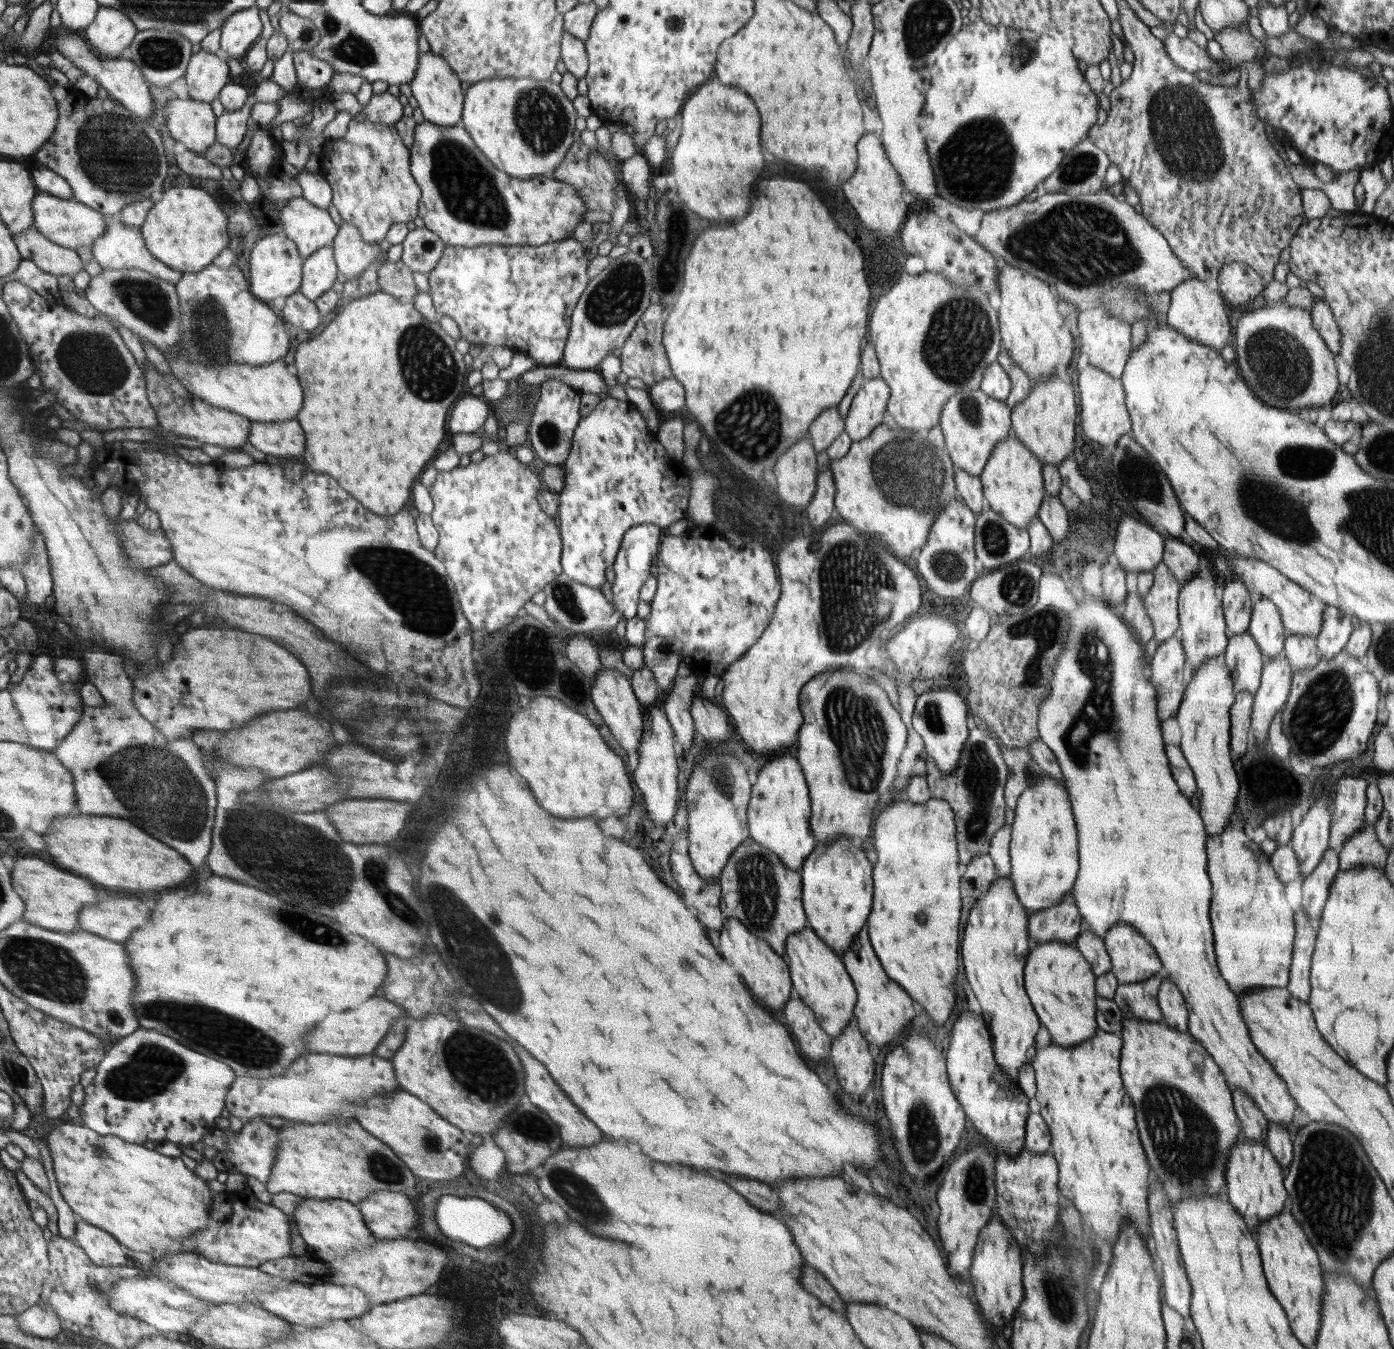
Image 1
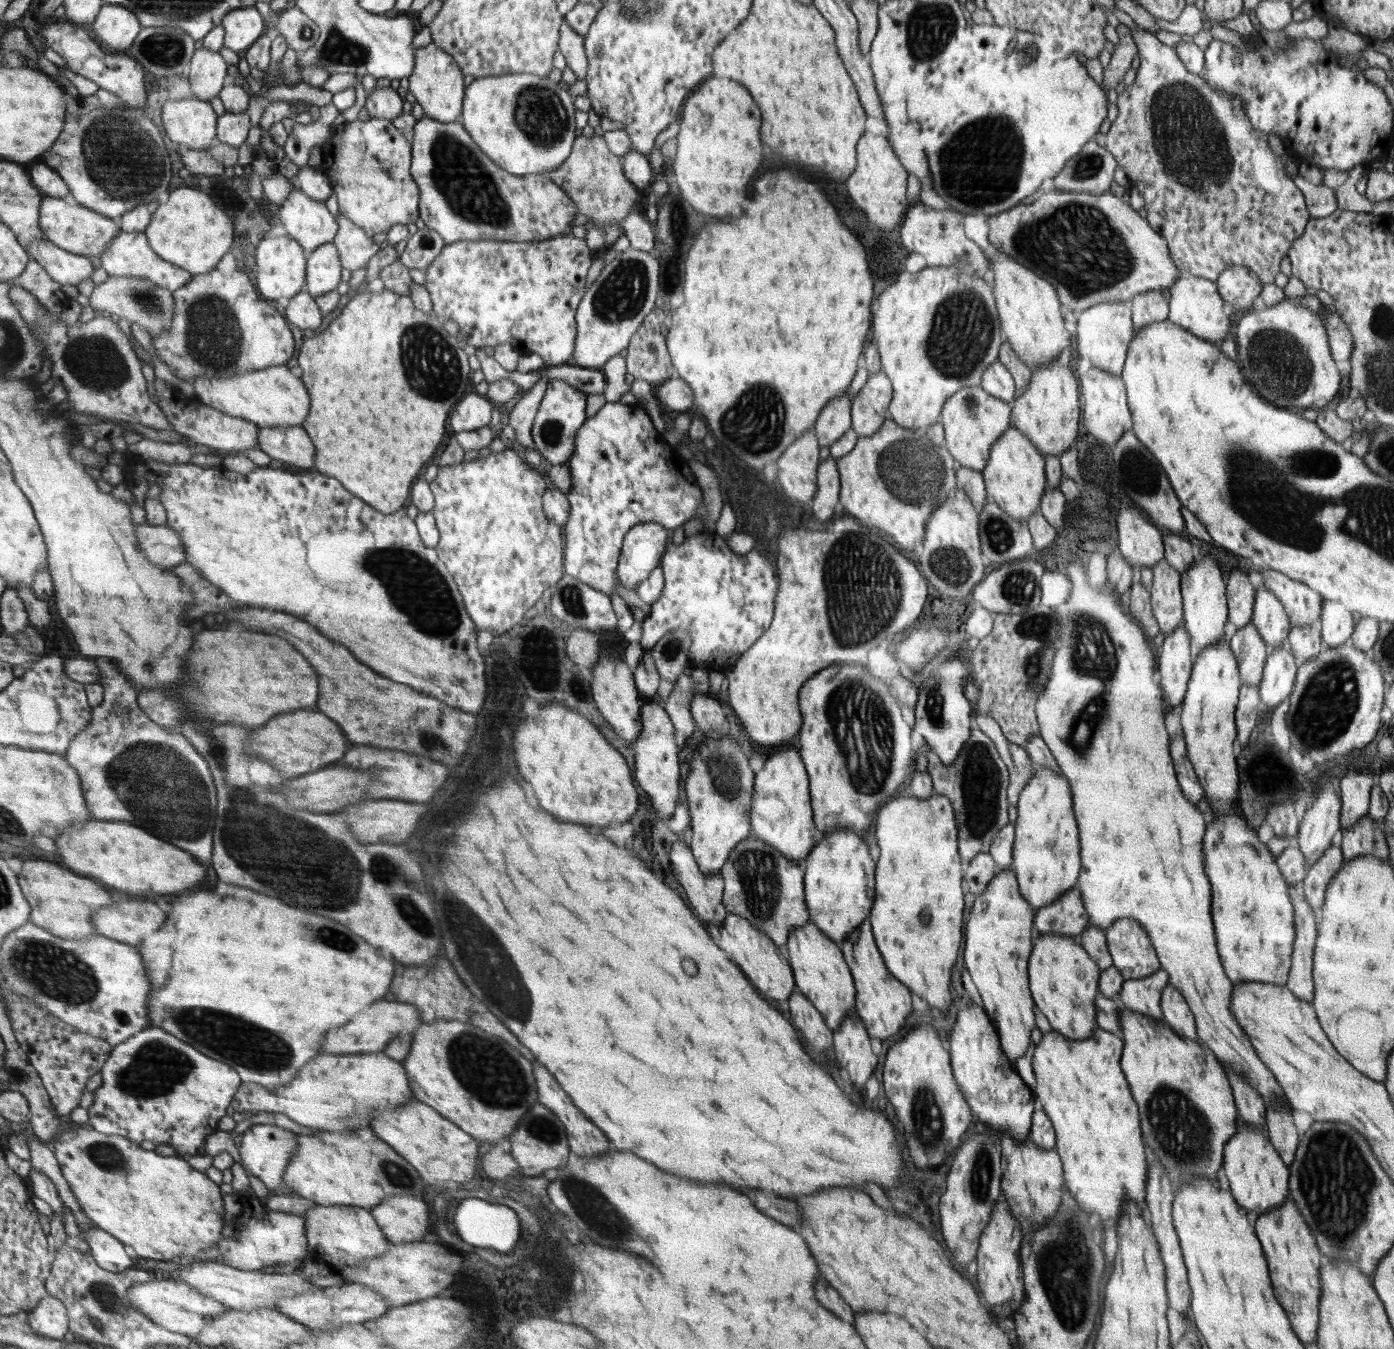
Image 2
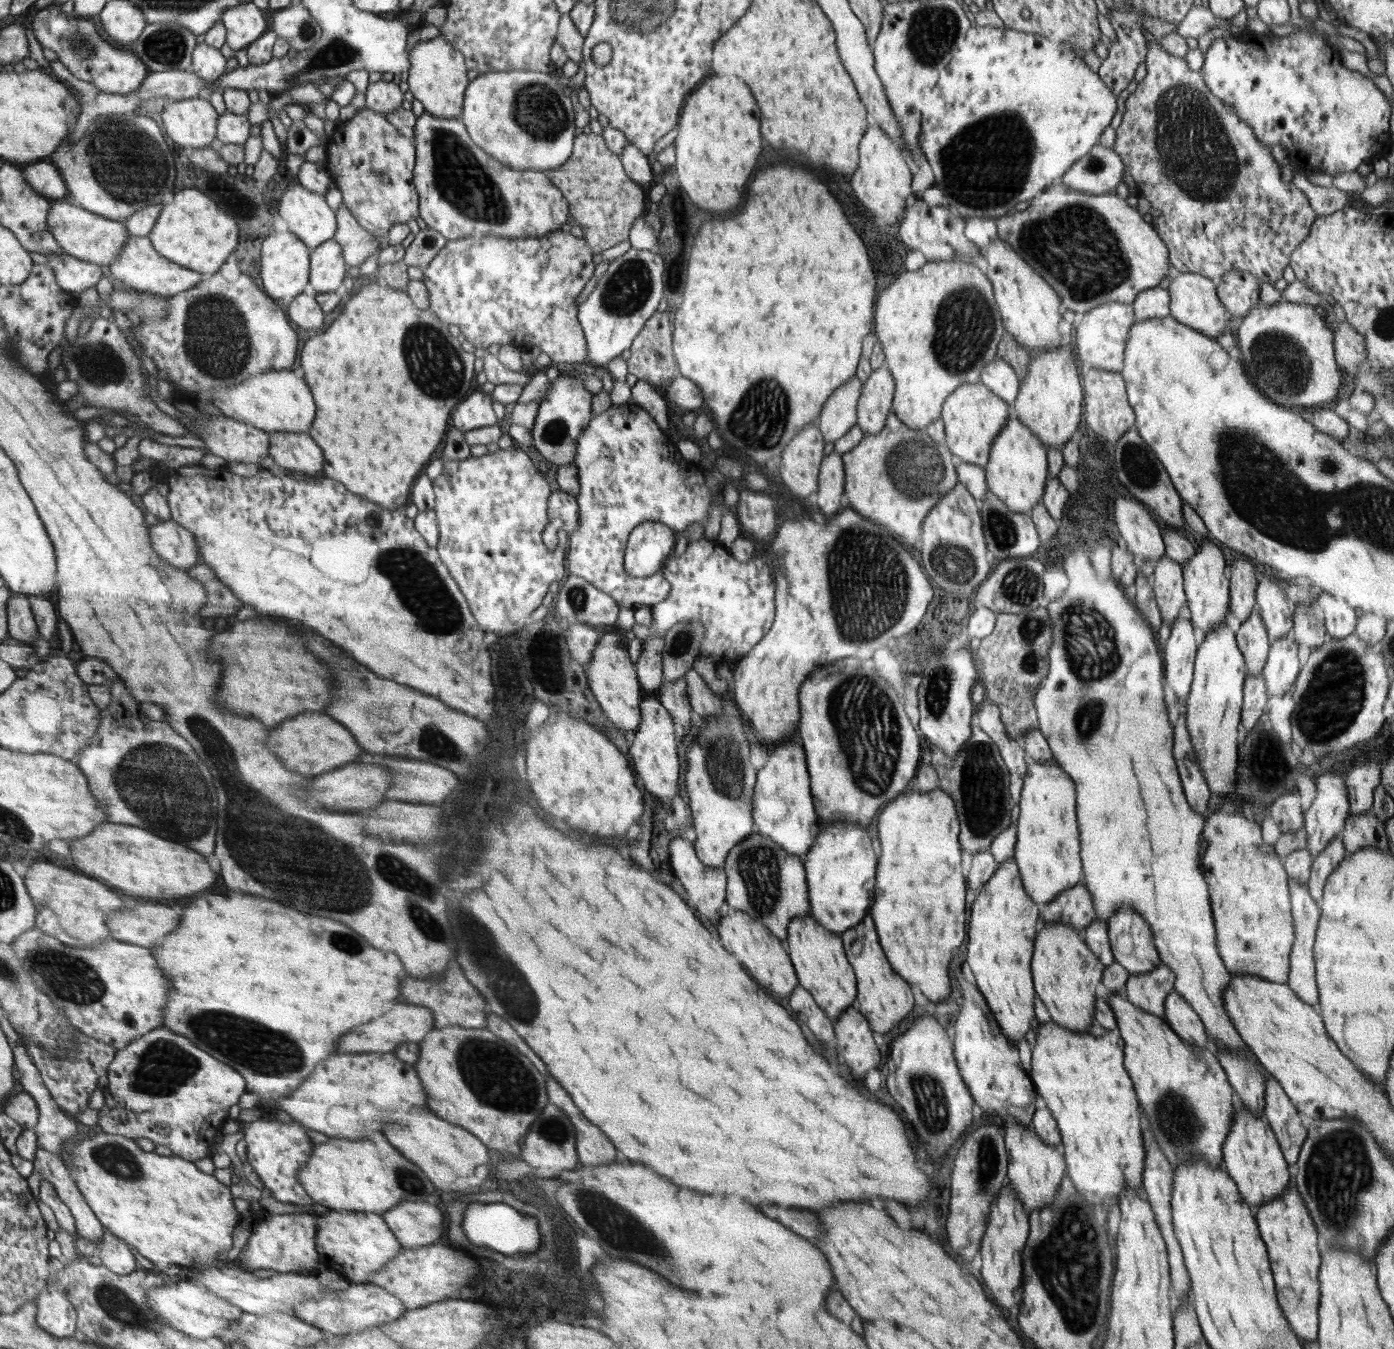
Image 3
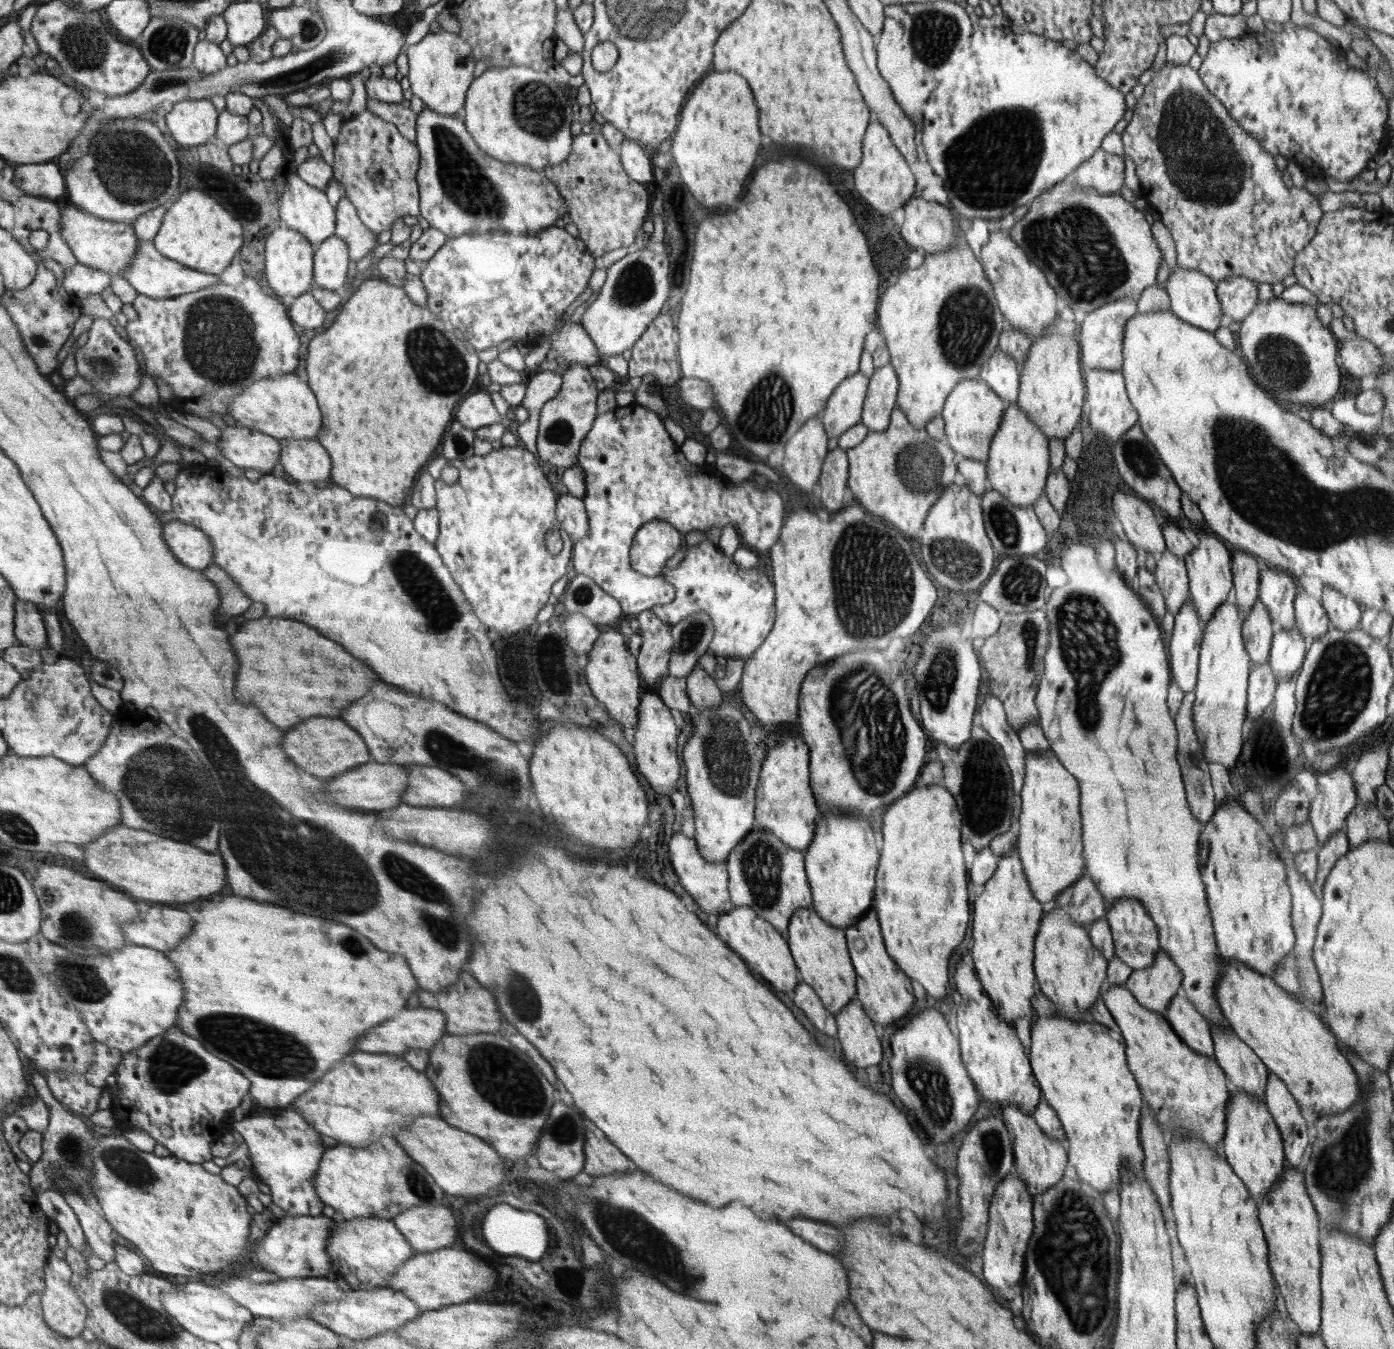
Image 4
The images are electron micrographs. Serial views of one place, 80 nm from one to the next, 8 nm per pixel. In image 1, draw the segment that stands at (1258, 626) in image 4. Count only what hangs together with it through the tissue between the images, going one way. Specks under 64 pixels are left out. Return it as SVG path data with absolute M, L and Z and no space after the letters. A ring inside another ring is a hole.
M1248 631L1234 635L1227 641L1225 656L1235 694L1240 691L1254 694L1259 689L1265 663L1255 638Z

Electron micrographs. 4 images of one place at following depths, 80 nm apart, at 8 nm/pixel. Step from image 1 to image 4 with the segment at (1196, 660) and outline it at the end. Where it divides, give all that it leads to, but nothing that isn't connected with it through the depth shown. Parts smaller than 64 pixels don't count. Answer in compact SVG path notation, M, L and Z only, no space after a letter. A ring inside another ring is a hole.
M1207 529L1197 530L1198 546L1185 556L1185 565L1188 571L1190 598L1195 602L1199 619L1207 623L1217 608L1229 600L1234 590L1231 561L1233 557L1224 545L1224 540L1218 538Z

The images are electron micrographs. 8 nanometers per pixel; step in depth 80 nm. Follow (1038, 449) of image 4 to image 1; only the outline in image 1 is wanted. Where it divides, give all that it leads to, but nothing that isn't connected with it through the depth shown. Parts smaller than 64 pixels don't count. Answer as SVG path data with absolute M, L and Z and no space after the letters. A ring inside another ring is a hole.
M1010 432L991 452L982 474L983 493L986 502L994 512L1003 516L1006 522L1015 527L1026 529L1030 522L1039 514L1039 508L1047 495L1043 479L1043 465L1034 453L1026 448L1022 441Z

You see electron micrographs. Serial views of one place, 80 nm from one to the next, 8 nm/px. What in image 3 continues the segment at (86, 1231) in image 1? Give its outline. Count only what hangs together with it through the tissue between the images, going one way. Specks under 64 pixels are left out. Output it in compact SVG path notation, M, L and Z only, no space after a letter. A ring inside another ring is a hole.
M104 1232L101 1242L96 1242L96 1252L101 1259L102 1265L114 1273L122 1275L130 1274L136 1270L135 1255L128 1248L127 1242Z

